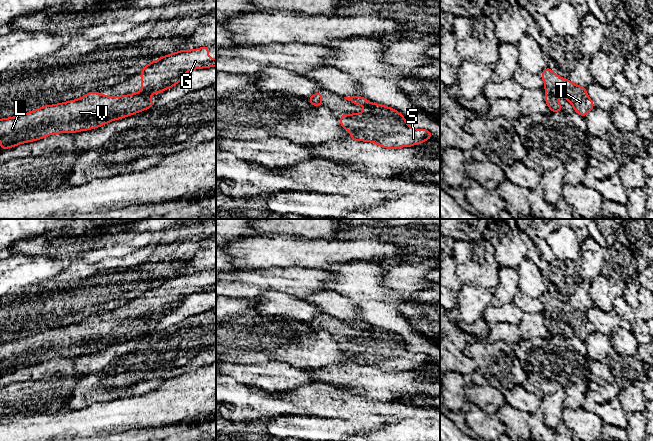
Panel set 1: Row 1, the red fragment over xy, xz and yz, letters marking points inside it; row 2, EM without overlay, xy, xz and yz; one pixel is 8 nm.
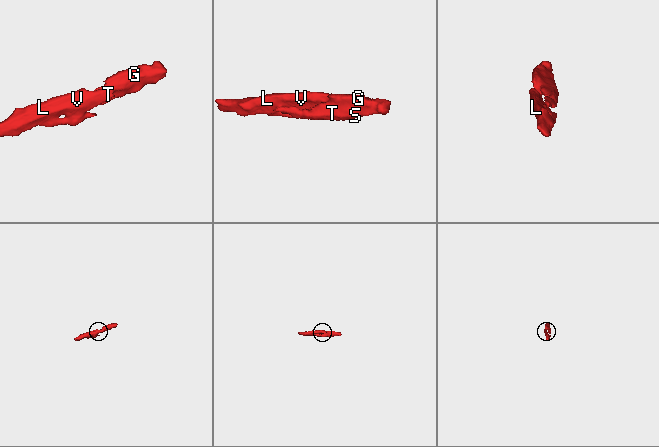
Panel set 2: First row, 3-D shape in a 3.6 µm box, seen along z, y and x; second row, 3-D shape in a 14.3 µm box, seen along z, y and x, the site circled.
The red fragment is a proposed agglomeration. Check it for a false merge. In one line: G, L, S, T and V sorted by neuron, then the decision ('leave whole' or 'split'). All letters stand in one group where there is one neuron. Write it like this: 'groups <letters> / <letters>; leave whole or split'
groups G L S T V; leave whole

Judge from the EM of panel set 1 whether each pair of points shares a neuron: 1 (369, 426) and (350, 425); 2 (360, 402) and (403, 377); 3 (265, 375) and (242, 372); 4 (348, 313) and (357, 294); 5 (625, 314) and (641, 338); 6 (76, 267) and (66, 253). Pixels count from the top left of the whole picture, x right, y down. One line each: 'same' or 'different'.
1: same
2: different
3: same
4: different
5: same
6: same

